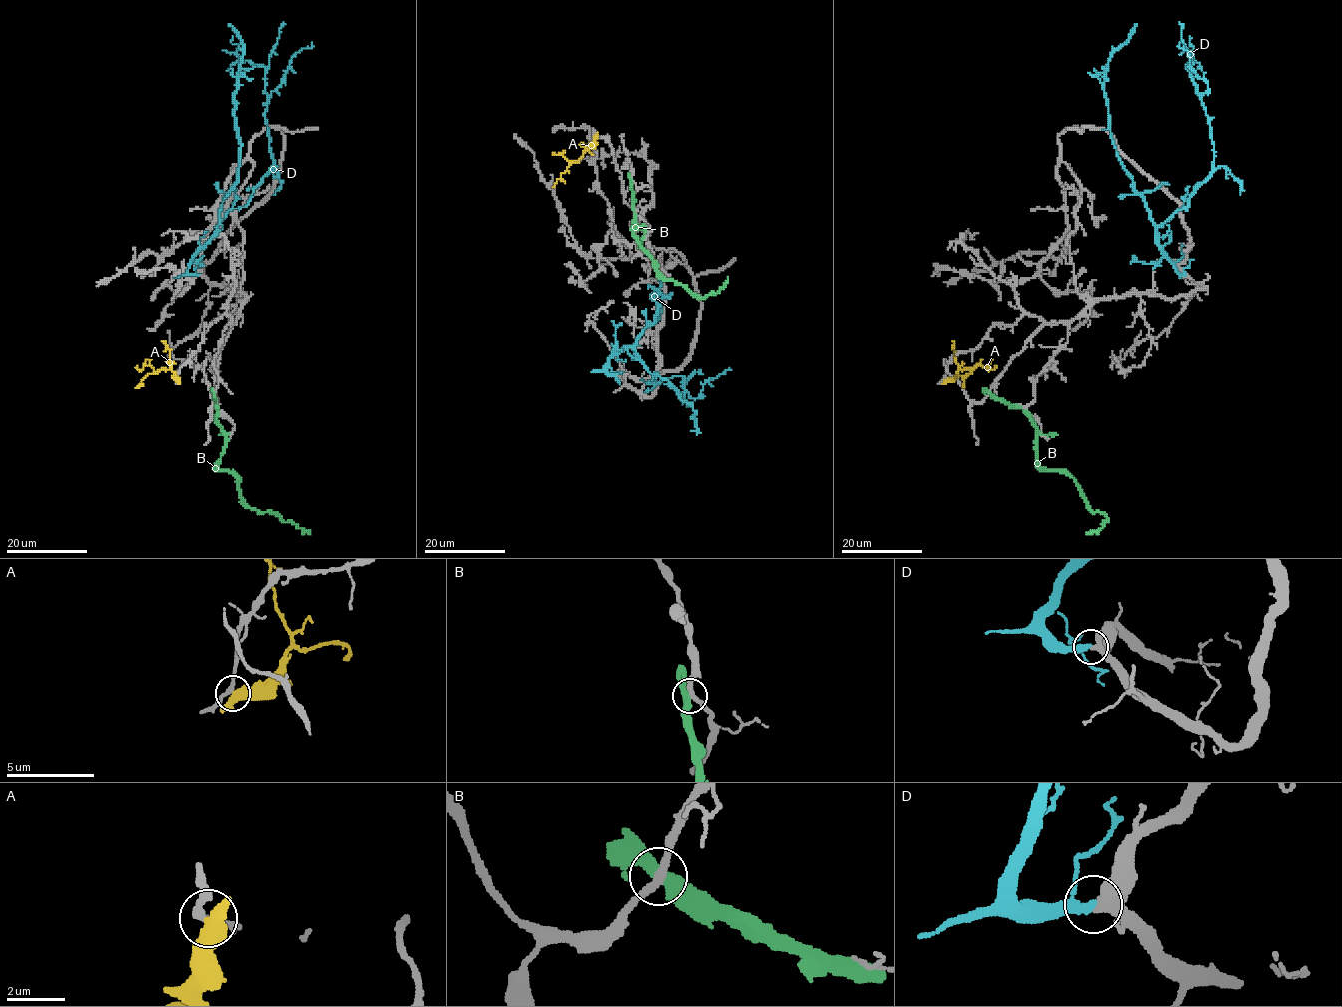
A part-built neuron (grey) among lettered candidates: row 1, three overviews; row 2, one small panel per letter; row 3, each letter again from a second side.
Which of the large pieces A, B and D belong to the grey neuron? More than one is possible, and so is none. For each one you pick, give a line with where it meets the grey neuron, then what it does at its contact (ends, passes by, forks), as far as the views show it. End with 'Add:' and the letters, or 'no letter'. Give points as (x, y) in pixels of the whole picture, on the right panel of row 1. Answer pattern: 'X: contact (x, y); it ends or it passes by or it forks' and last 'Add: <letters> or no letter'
D: contact (1183, 274); it passes by
Add: D

